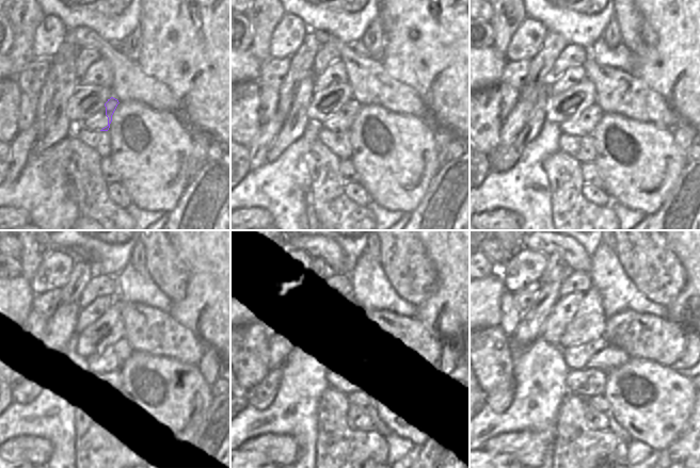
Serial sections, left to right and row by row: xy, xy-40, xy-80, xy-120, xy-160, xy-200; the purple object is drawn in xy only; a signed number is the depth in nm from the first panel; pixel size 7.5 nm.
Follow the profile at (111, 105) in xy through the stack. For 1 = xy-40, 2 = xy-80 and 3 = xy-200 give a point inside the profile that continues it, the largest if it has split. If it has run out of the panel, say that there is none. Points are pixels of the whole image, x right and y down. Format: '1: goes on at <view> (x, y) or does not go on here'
1: goes on at xy-40 (351, 108)
2: goes on at xy-80 (592, 115)
3: goes on at xy-200 (609, 357)

